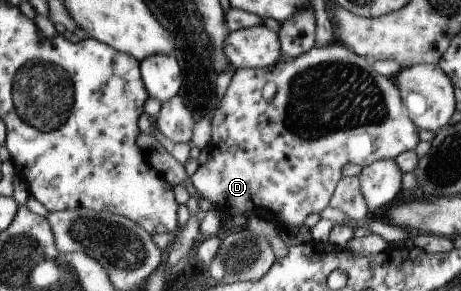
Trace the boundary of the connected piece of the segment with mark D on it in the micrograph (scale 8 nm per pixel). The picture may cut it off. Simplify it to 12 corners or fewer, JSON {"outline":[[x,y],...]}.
{"outline":[[337,41],[238,68],[190,176],[288,227],[342,168],[416,149],[392,78]]}

